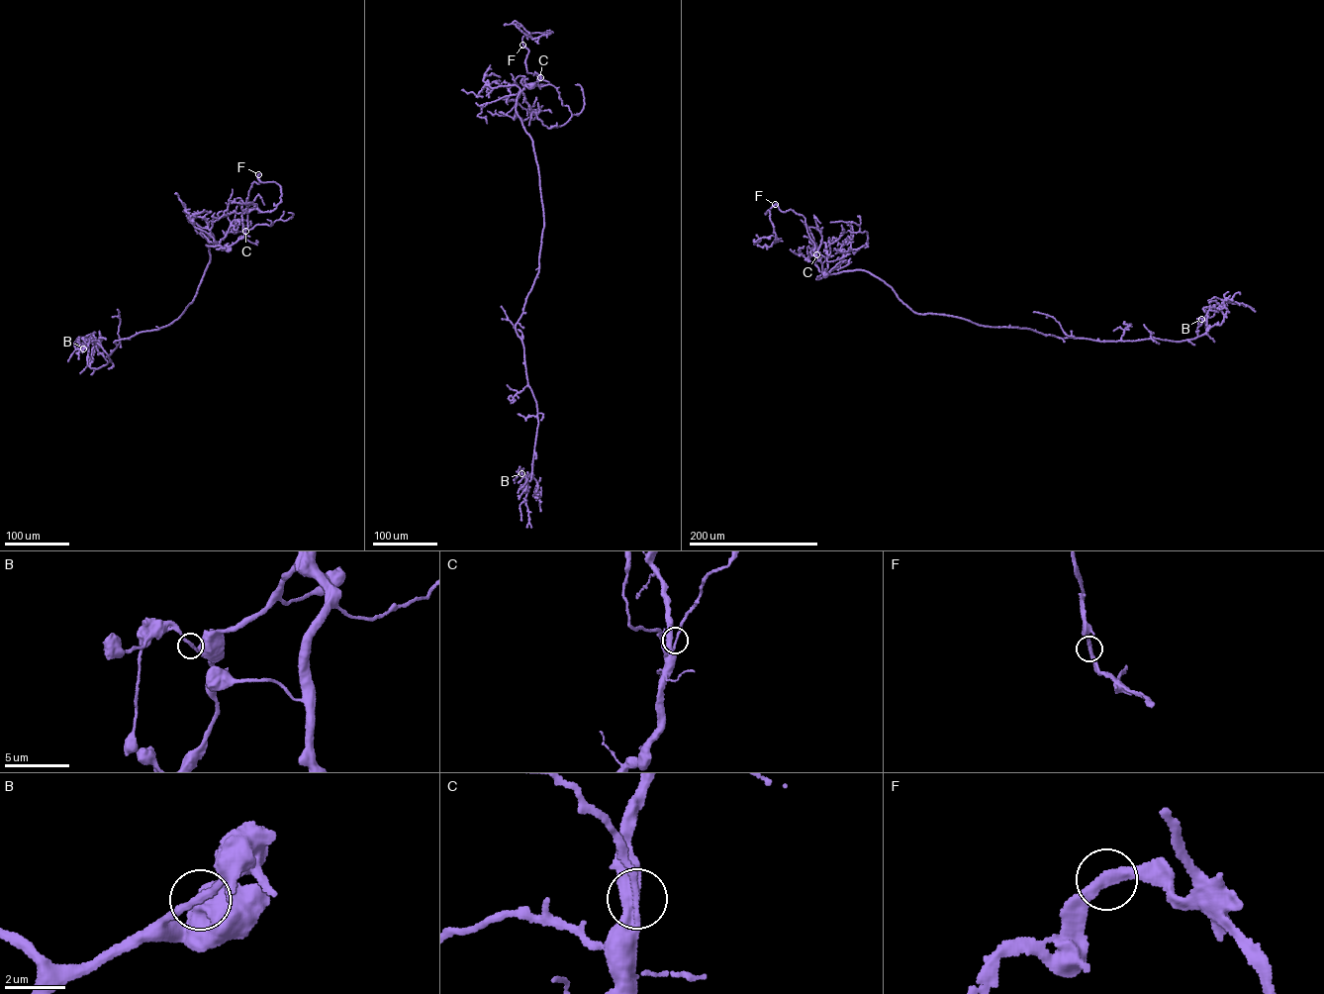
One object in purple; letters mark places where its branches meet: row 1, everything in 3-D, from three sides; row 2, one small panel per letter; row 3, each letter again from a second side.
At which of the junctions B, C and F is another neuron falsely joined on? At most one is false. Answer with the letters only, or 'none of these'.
none of these

